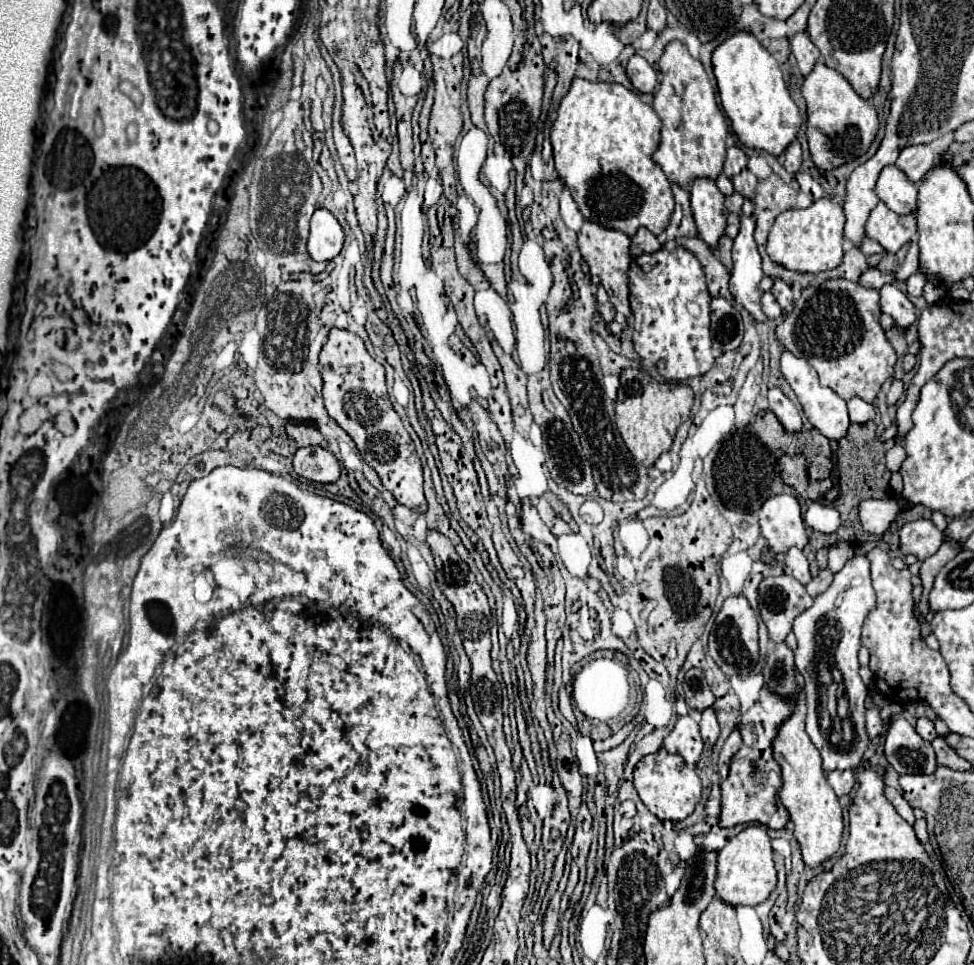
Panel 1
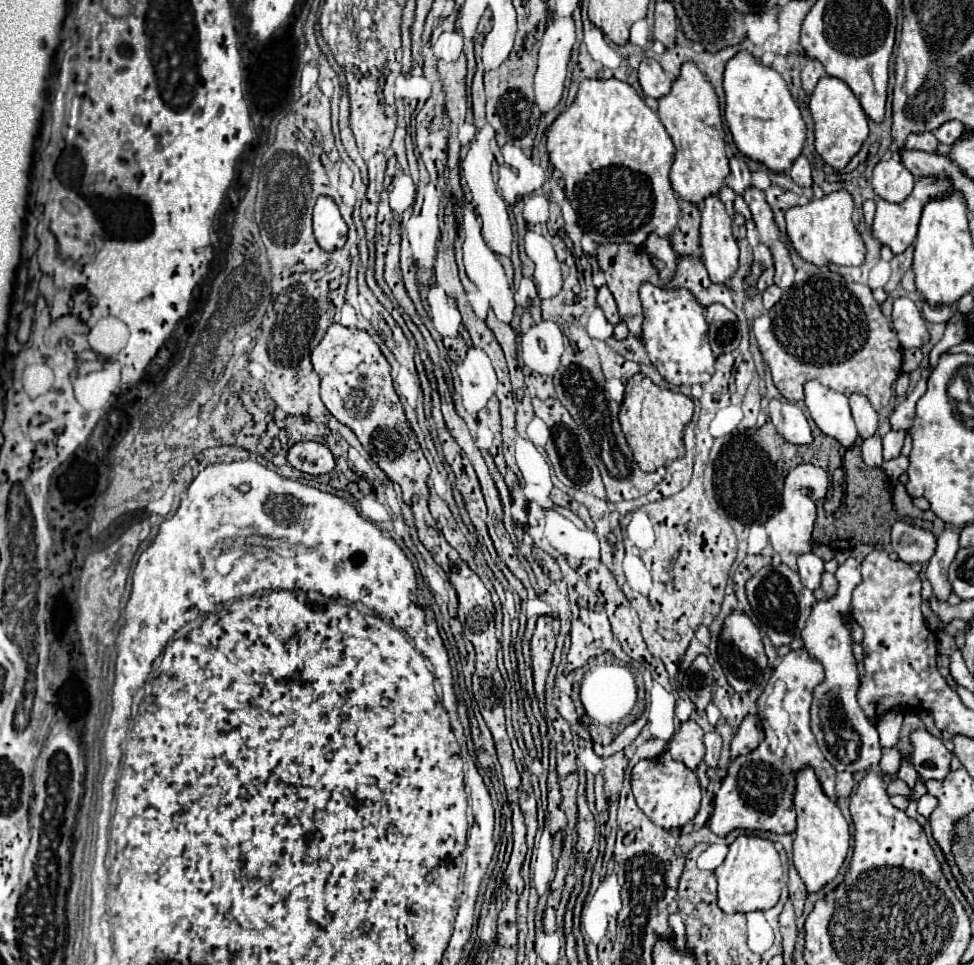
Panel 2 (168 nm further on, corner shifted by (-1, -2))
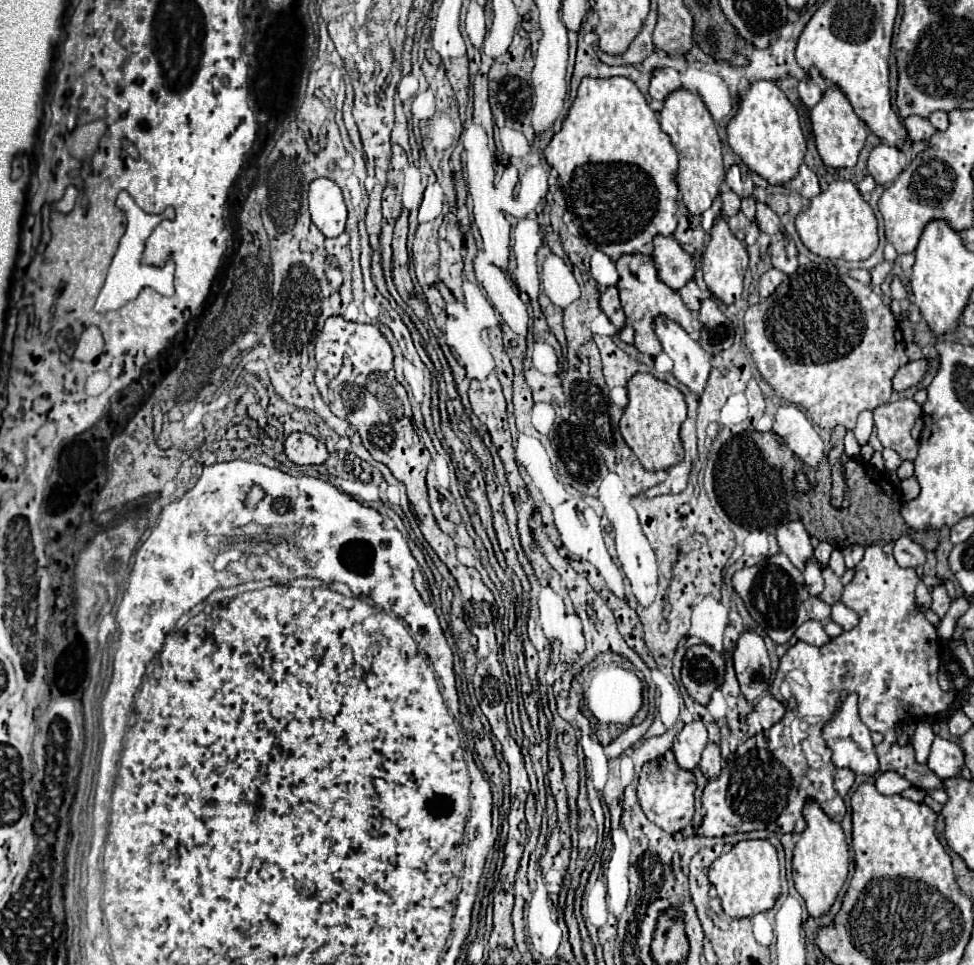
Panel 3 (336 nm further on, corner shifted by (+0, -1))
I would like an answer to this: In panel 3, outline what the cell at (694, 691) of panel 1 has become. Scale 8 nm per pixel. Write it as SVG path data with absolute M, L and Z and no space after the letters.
M697 644L687 650L681 668L681 682L695 702L705 706L713 690L721 686L723 674L725 656L721 652L715 652L709 644Z

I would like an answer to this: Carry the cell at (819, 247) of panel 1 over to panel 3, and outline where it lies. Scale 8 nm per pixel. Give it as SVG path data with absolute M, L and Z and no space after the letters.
M835 180L825 192L811 200L811 206L803 210L795 220L801 242L817 256L865 260L877 248L877 218L861 196L857 186L849 180Z

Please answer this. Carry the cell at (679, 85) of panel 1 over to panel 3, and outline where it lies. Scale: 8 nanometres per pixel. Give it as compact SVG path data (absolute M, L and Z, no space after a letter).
M685 88L667 96L665 106L659 112L659 122L663 132L669 134L671 144L675 146L679 154L677 182L679 182L679 190L683 192L683 202L691 214L703 214L703 210L707 210L713 204L715 196L719 194L719 188L725 176L717 126L709 110L705 108L701 96Z

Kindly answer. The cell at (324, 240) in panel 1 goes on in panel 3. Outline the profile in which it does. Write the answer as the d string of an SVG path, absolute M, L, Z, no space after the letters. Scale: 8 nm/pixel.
M317 178L309 184L309 212L313 224L327 236L339 236L345 230L347 206L341 188L329 178Z

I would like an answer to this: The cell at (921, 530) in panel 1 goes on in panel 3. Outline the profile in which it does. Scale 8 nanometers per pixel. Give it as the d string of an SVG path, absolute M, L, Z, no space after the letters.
M901 536L893 546L893 556L903 568L917 568L925 564L925 550L909 536Z

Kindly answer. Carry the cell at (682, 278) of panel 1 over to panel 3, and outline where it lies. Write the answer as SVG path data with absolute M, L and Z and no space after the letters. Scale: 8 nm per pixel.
M665 316L655 318L655 334L661 340L663 352L673 360L673 376L693 394L701 394L711 370L701 344Z

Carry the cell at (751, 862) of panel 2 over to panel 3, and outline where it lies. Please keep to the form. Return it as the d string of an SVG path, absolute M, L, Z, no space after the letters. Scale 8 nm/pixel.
M745 840L733 846L731 852L719 856L709 868L709 880L717 888L723 910L733 918L749 918L757 912L767 912L781 896L777 850L769 840Z

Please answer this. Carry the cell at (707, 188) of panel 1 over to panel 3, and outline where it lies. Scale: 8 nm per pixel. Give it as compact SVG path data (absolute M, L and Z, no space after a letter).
M723 218L717 220L717 224L711 230L711 240L709 246L703 254L703 280L707 284L707 288L711 290L711 294L723 302L723 304L735 304L741 298L743 292L743 276L747 270L747 250L745 246L731 234L727 222Z

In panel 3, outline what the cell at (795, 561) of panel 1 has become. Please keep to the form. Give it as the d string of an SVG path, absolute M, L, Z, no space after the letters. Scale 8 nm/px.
M807 564L803 570L805 576L805 586L809 590L811 596L819 596L823 592L823 578L821 578L821 570L817 564Z

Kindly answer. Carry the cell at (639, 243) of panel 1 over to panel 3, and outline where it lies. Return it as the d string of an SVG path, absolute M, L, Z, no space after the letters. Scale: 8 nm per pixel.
M655 236L653 260L659 278L675 292L695 276L693 256L687 254L673 236Z

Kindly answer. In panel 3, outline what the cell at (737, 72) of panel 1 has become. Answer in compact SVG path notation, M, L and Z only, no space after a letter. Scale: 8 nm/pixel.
M759 80L749 86L739 102L735 118L727 124L729 146L745 162L745 166L765 178L771 186L787 184L795 174L805 156L805 136L799 126L799 116L787 96L777 88L775 82Z

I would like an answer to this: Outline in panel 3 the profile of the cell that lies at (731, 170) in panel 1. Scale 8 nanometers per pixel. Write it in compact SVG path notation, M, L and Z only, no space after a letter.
M737 164L731 166L725 182L727 182L727 186L729 186L739 198L747 198L747 196L751 196L753 190L755 190L755 184L753 184L751 176L749 176L741 166L737 166Z

